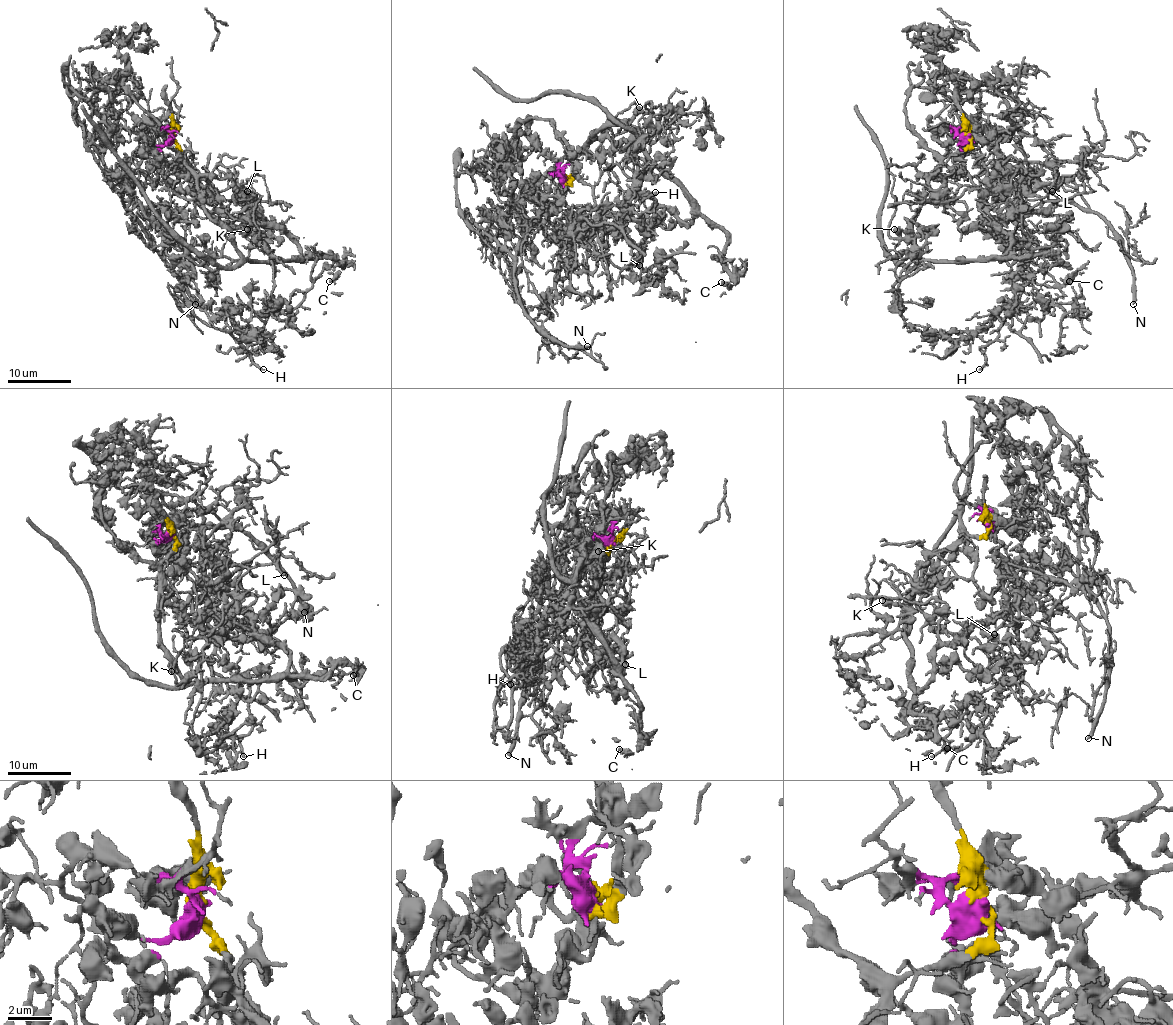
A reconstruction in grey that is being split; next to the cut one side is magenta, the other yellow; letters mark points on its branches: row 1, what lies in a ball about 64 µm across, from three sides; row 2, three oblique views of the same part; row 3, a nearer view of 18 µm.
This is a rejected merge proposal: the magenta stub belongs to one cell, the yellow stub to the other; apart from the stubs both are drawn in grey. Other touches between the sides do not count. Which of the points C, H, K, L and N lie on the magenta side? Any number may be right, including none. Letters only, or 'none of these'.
H, L, N

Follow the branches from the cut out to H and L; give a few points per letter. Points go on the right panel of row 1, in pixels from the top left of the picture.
H: (967, 134), (1001, 177), (993, 199), (961, 185), (959, 224), (1023, 251), (978, 370)
L: (967, 134), (1001, 177), (993, 199), (950, 199), (961, 227), (1023, 251), (1008, 264), (1053, 191)

